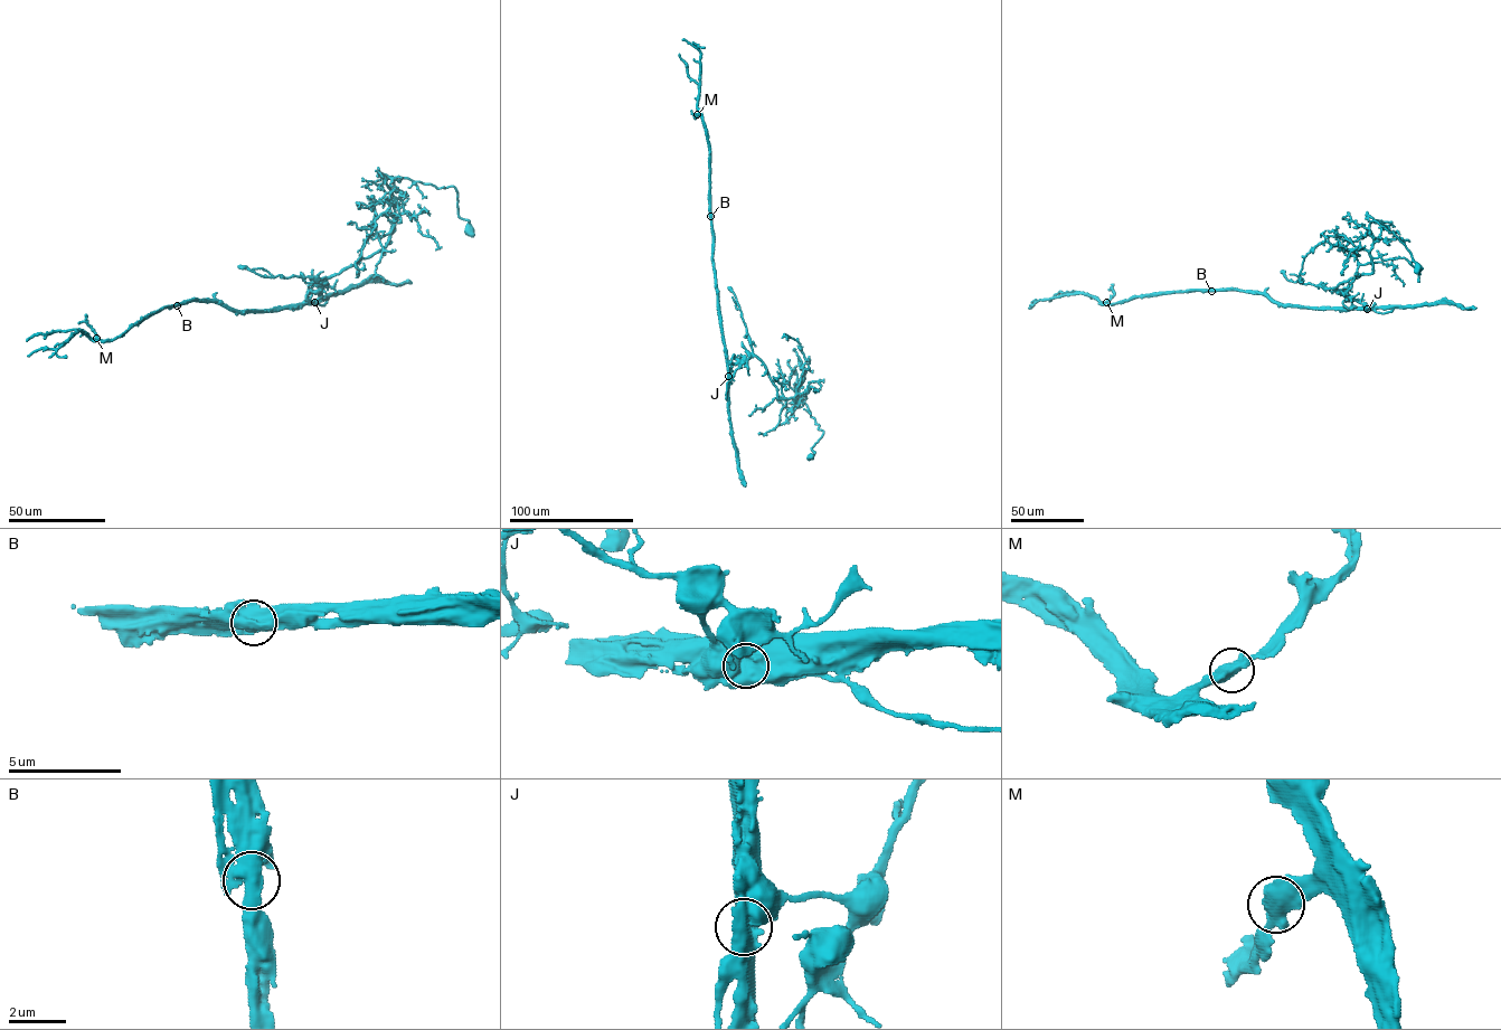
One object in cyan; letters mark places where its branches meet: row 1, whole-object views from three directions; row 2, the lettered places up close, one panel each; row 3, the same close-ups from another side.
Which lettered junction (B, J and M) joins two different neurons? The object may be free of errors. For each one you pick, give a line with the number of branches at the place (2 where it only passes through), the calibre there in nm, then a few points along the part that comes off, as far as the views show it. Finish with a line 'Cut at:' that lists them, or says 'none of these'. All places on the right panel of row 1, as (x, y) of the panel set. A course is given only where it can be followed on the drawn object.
J: 1 branches meet; 1200 nm thick; foreign part runs (1367, 309), (1283, 305), (1264, 294), (1225, 289), (1154, 293), (1112, 304), (1075, 293), (1035, 300), (1034, 305)
Cut at: J

